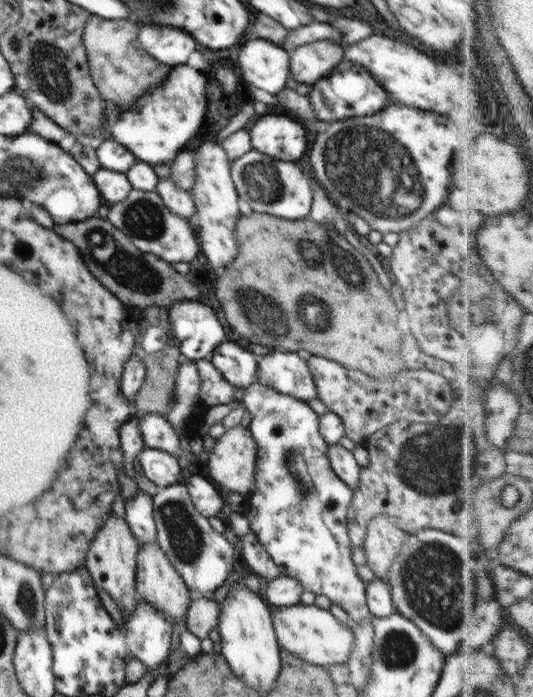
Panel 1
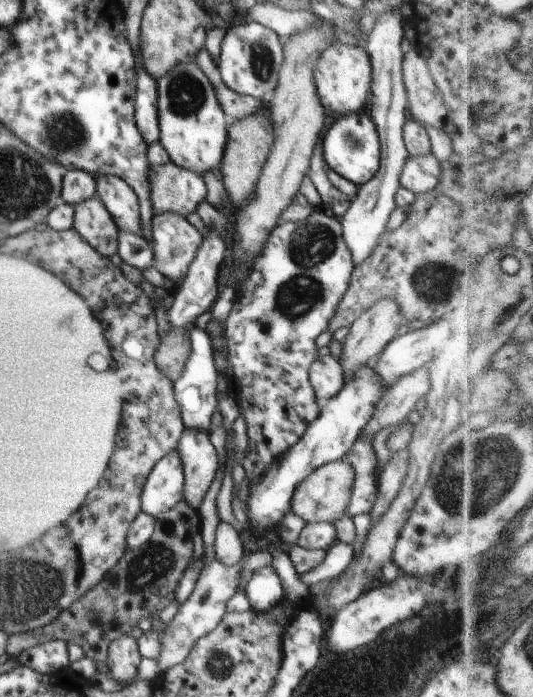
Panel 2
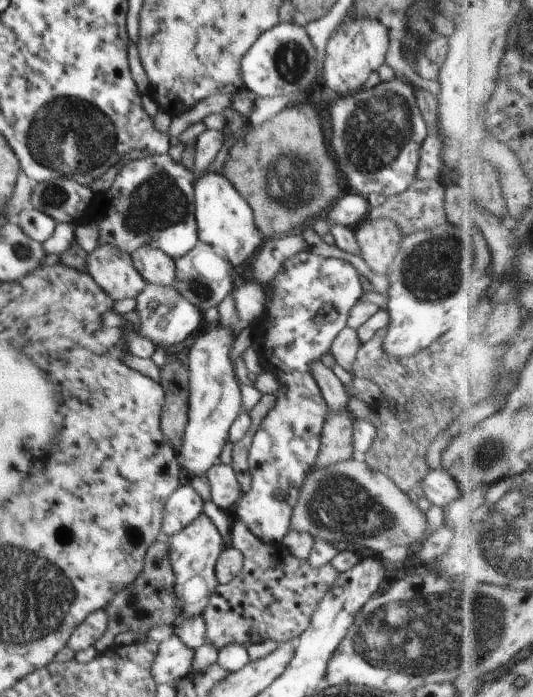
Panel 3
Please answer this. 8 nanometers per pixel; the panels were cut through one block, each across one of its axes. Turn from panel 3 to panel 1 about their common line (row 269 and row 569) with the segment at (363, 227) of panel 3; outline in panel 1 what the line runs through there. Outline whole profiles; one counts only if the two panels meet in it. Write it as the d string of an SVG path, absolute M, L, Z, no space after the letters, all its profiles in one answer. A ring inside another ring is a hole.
M378 514L368 523L365 541L361 546L364 549L365 564L374 570L381 580L386 581L387 572L392 561L398 556L407 534L386 514Z

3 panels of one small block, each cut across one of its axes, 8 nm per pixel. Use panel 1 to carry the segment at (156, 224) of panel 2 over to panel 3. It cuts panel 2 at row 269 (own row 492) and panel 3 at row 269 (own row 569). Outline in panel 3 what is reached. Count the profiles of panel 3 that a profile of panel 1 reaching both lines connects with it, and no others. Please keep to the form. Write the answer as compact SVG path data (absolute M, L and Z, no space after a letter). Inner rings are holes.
M199 242L182 258L174 259L176 266L176 284L172 284L182 294L182 298L192 302L198 310L205 313L209 308L218 306L233 289L232 271L234 267L229 260L221 257L209 244Z

